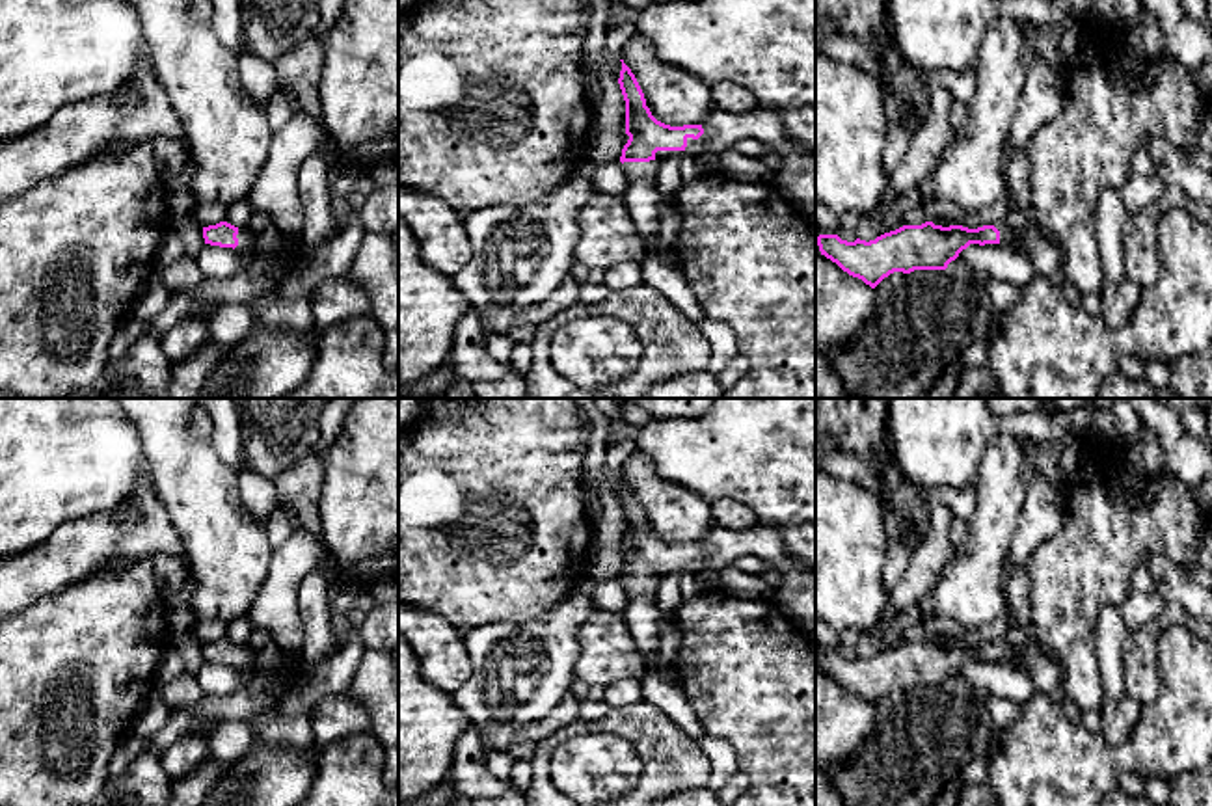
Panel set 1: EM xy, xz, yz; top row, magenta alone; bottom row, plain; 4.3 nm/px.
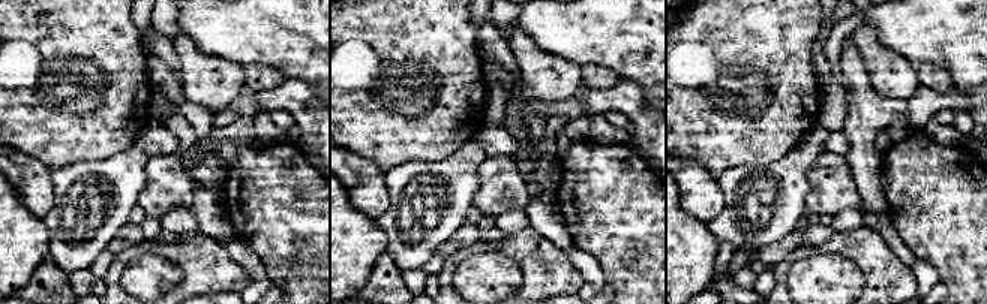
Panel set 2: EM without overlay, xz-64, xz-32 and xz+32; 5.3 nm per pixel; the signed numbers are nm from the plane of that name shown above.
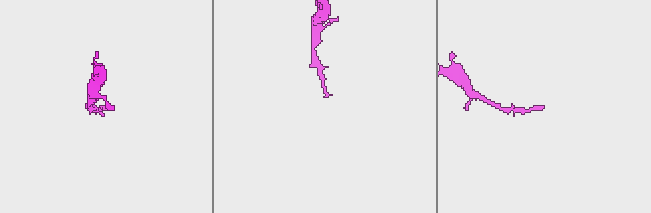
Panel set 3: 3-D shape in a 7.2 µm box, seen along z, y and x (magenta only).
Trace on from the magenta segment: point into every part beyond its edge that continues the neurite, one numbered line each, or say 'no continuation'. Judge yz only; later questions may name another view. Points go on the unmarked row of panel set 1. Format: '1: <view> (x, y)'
1: yz (1045, 672)

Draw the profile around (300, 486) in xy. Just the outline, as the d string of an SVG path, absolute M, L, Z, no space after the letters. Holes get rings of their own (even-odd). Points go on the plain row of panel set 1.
M309 454L285 469L276 480L276 490L313 536L322 542L320 497L324 488L324 462L320 454Z

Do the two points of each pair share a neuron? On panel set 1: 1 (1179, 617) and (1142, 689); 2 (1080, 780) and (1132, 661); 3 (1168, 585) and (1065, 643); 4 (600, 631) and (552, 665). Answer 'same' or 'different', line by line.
1: same
2: different
3: different
4: different

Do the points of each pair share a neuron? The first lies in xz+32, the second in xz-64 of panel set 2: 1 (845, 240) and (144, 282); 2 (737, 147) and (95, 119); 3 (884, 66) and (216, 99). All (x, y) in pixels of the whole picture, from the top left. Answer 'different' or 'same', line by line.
1: different
2: same
3: same

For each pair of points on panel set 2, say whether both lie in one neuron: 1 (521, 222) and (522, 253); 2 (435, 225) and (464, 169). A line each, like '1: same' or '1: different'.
1: different
2: same

